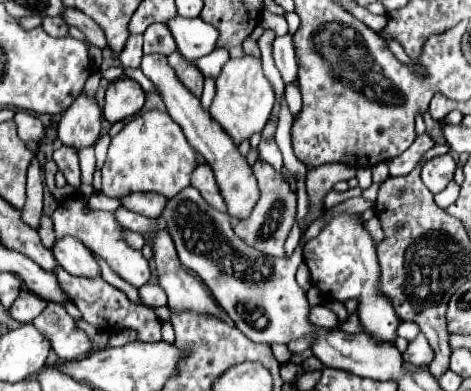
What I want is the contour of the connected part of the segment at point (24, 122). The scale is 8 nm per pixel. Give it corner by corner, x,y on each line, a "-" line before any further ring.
16,111
14,121
18,125
18,135
22,141
34,141
38,145
44,143
44,137
46,137
44,135
44,123
38,117
34,117
26,111

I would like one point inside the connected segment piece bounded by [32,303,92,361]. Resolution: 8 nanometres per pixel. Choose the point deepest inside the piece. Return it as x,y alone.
70,343

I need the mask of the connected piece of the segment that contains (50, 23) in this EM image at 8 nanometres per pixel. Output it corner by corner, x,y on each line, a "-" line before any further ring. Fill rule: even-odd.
60,16
43,17
41,26
53,37
64,37
68,35
68,25

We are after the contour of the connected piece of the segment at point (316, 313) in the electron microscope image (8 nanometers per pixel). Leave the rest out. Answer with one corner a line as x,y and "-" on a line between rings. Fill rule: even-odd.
314,305
310,307
310,313
308,313
310,321
314,321
314,325
318,327
330,327
330,325
338,325
338,319
336,315
326,307
326,305

